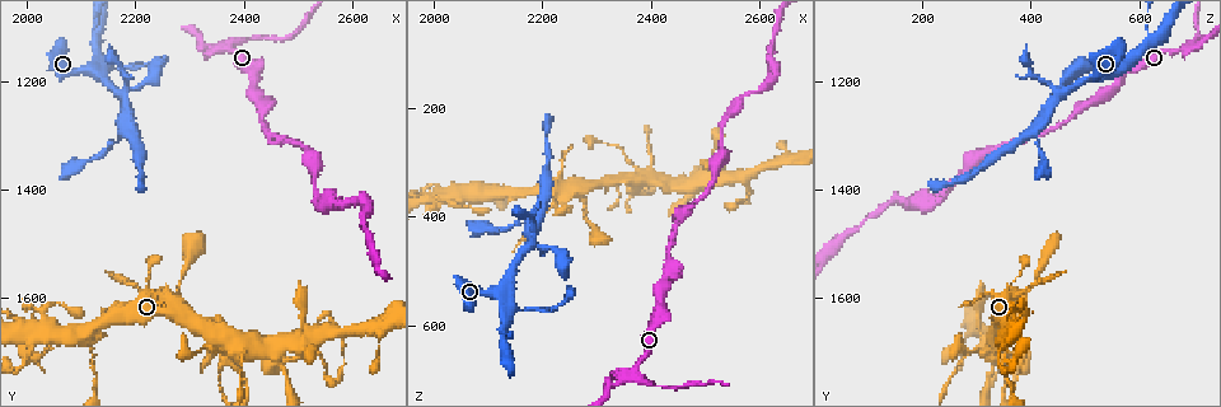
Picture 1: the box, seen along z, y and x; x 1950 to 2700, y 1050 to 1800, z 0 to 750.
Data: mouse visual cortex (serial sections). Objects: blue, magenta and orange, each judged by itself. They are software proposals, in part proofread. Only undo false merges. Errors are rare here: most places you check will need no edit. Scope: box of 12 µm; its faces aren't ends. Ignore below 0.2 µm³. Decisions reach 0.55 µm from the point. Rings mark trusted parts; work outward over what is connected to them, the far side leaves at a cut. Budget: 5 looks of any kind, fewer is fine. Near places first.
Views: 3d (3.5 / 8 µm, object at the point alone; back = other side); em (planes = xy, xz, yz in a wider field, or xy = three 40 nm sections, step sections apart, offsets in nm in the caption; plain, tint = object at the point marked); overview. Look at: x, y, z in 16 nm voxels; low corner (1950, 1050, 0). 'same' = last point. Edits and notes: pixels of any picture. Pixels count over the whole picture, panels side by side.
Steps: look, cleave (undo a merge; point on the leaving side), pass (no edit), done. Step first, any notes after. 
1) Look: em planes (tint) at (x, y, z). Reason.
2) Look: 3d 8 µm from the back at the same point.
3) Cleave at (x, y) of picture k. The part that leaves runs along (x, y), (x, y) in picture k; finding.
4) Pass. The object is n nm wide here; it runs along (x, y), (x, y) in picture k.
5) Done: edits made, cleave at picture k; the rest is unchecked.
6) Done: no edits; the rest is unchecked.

Look: 3d 8 µm from the back at (2135, 1125, 625).

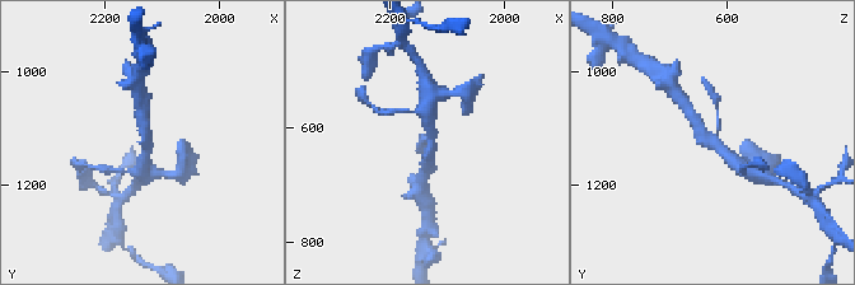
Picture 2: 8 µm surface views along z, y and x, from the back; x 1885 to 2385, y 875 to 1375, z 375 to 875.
Look: em xy step 5 (tint) at (2130, 1125, 625). 3 arms meet here; the arms are 100, 350, 350 nm wide.

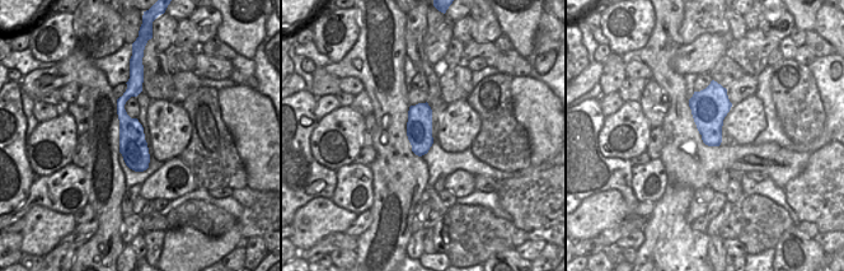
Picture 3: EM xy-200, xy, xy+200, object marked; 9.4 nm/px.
Pass. The object is 240 nm wide here; it runs along (738, 167), (705, 136), (690, 112) in picture 2; all the same cell.

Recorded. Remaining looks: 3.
Look: 3d 3.5 µm at (2170, 1220, 455).

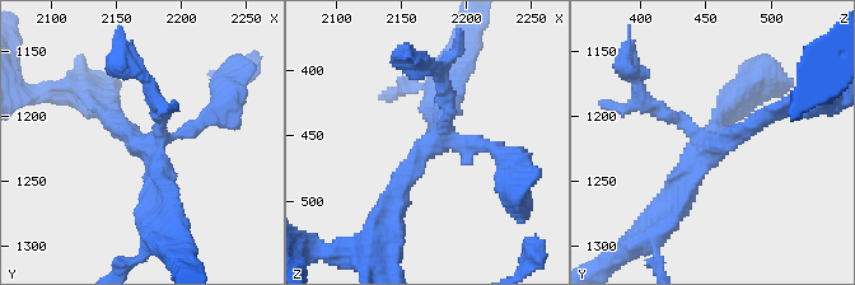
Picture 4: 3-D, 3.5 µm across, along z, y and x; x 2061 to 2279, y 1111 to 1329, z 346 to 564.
Look: em xy step 3 (tint) at (2174, 1224, 454).

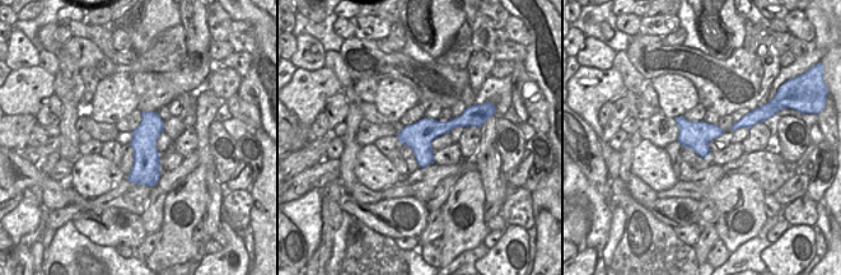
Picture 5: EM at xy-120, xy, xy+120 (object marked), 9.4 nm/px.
Pass. It runs along (471, 119), (402, 138) in picture 5; one cell here.

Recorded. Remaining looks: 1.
Done: no edits; the rest is unchecked.

